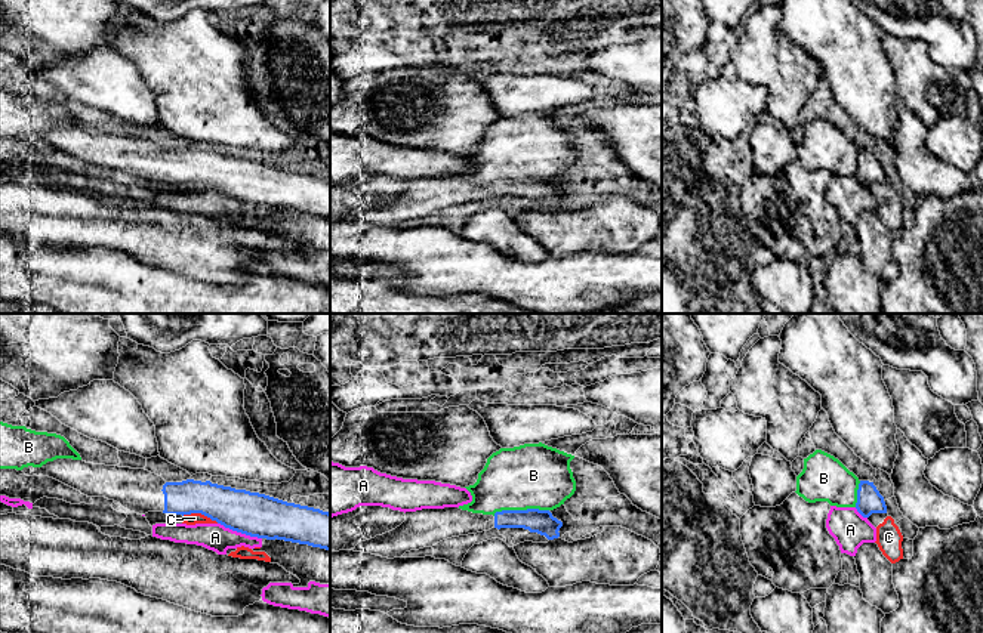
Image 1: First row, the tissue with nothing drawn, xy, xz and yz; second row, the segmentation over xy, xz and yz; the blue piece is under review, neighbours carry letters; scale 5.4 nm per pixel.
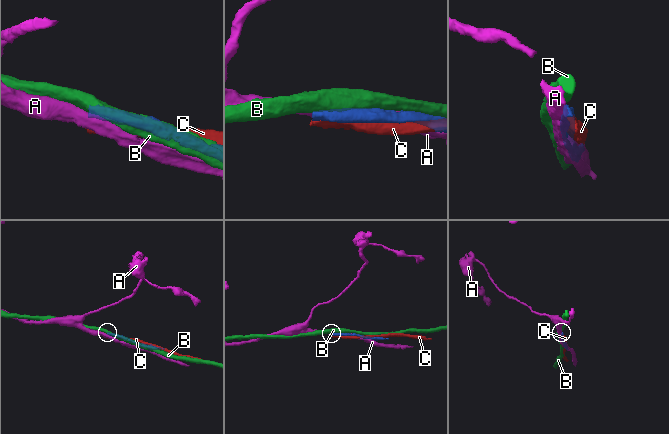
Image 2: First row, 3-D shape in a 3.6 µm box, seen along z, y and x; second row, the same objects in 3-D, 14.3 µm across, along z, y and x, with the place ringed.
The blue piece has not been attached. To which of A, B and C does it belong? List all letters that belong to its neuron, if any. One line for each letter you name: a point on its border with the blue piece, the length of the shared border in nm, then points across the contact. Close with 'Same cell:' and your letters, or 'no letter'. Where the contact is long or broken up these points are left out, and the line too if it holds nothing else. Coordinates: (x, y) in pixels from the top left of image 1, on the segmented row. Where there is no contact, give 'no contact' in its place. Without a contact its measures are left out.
Same cell: no letter

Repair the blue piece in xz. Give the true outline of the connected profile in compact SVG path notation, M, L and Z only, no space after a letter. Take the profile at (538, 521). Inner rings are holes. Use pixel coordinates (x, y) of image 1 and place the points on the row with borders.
M459 507L422 509L406 512L406 521L395 529L358 543L354 552L372 553L394 559L406 552L432 547L437 543L492 528L524 528L545 535L548 540L560 537L563 522L549 510L502 510L494 515L472 513Z

